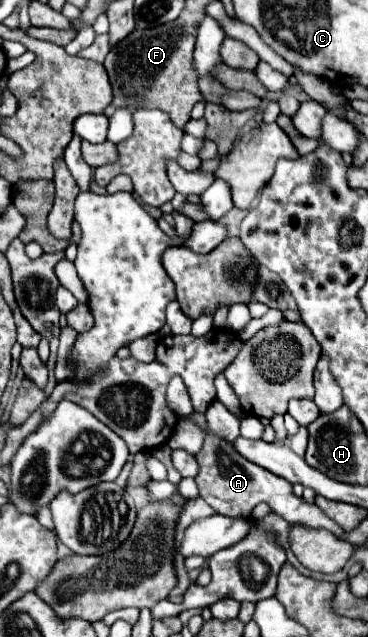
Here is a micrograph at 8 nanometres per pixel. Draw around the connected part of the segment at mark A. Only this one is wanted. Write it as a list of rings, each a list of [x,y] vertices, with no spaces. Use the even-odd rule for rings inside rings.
[[[193,411],[187,419],[191,419],[205,433],[205,443],[203,443],[201,451],[195,455],[197,463],[199,463],[199,475],[195,477],[195,481],[199,485],[201,497],[215,509],[215,513],[221,513],[227,517],[239,517],[239,515],[251,513],[261,501],[265,501],[271,505],[271,509],[277,515],[281,515],[289,523],[307,523],[307,527],[325,527],[331,533],[335,533],[337,537],[345,535],[343,529],[339,529],[337,523],[333,523],[327,515],[323,515],[323,511],[319,511],[317,505],[309,505],[301,497],[295,497],[291,483],[287,483],[283,477],[267,471],[267,469],[257,467],[255,463],[247,461],[243,455],[239,455],[235,451],[231,441],[225,441],[223,437],[211,433],[207,429],[207,421],[205,421],[203,413]]]

